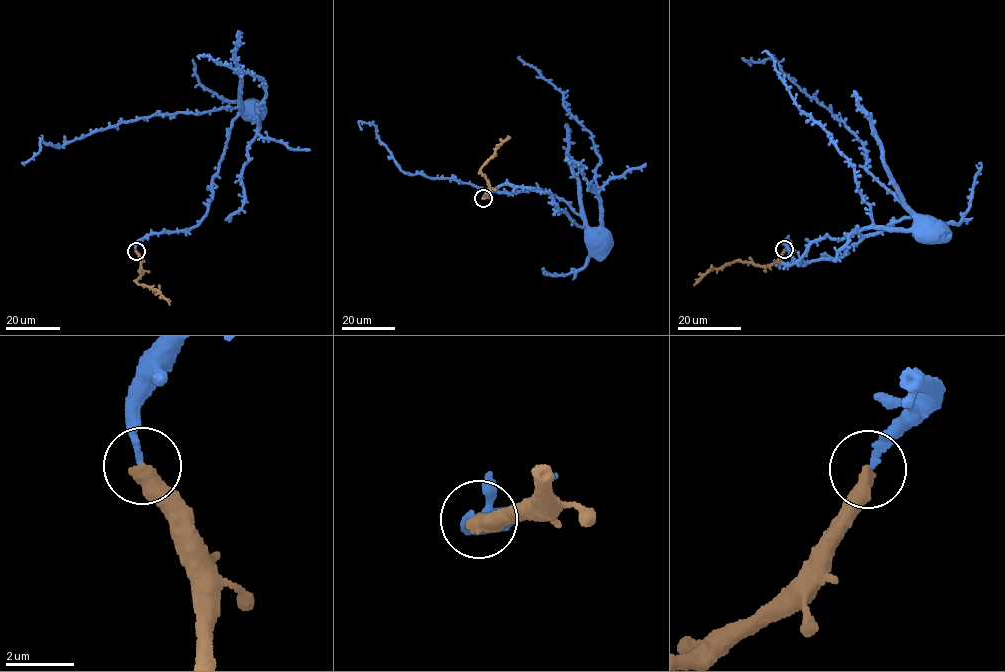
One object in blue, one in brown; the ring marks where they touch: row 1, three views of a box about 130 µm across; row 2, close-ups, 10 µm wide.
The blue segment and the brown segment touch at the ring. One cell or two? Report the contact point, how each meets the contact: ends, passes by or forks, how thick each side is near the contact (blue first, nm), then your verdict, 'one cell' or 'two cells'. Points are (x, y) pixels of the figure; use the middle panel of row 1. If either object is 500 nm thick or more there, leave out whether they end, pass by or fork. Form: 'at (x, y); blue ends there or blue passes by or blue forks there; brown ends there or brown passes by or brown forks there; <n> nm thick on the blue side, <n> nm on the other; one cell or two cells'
at (483, 198); blue ends there; brown ends there; 190 nm thick on the blue side, 480 nm on the other; one cell

